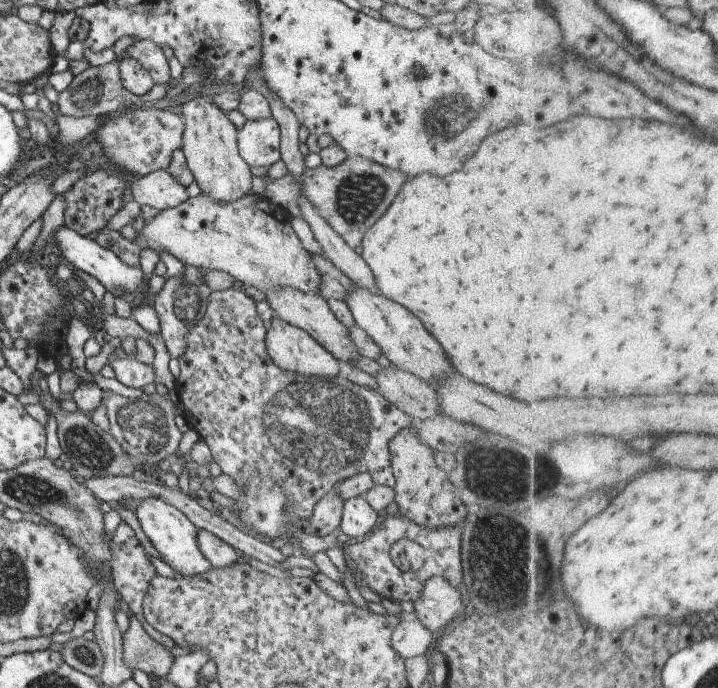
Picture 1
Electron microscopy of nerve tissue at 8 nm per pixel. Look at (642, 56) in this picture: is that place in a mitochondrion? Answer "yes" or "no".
no

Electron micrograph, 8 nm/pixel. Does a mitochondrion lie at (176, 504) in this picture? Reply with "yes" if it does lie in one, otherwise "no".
no

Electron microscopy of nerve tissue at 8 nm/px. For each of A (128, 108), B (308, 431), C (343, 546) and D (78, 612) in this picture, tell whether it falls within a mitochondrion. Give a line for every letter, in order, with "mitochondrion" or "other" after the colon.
A: other
B: mitochondrion
C: other
D: other

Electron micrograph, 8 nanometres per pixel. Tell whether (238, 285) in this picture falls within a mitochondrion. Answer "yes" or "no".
no

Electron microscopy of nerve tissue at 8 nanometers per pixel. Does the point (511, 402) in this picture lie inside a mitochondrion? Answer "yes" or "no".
no

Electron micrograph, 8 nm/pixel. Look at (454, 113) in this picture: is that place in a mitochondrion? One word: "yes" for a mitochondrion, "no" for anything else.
yes

